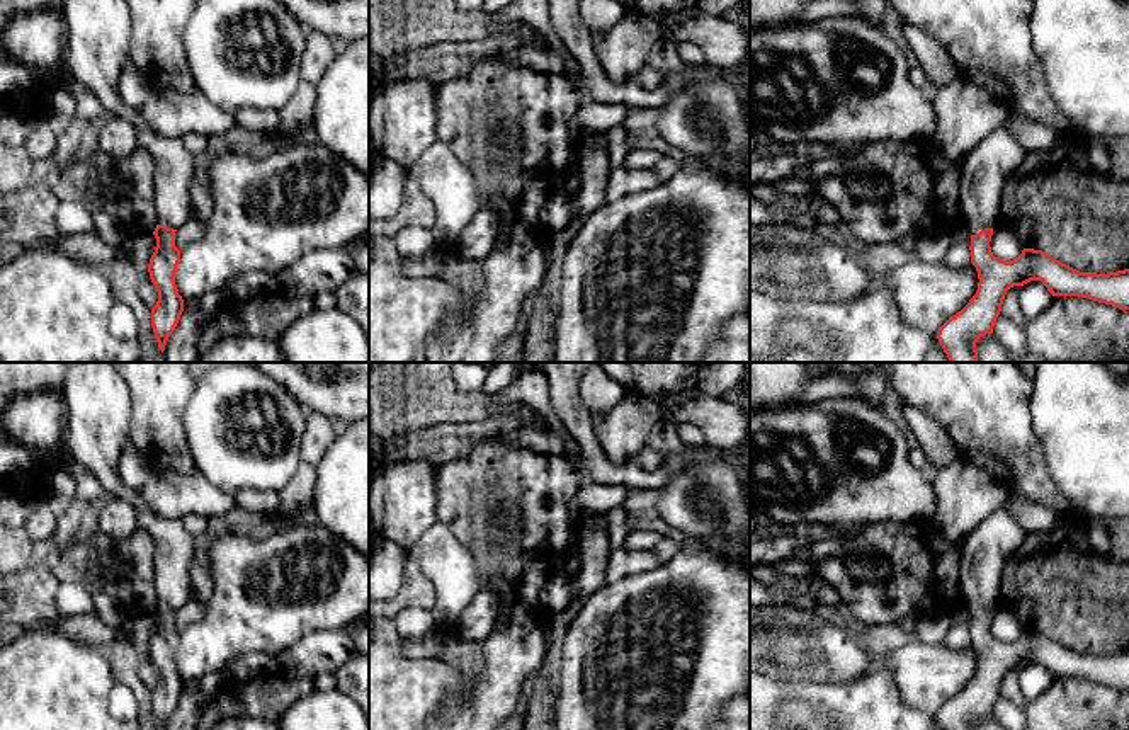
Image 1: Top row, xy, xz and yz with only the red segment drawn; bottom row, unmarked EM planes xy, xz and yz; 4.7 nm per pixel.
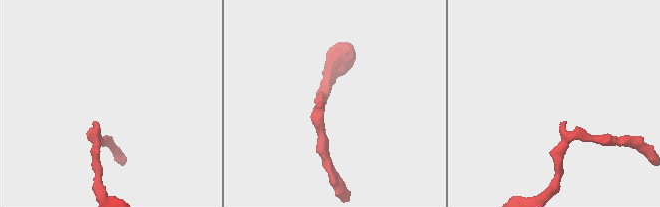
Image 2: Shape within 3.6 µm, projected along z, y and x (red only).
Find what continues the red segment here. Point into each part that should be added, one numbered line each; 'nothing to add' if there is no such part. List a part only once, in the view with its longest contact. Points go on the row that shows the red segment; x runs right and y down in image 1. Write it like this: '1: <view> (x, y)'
1: yz (985, 171)

